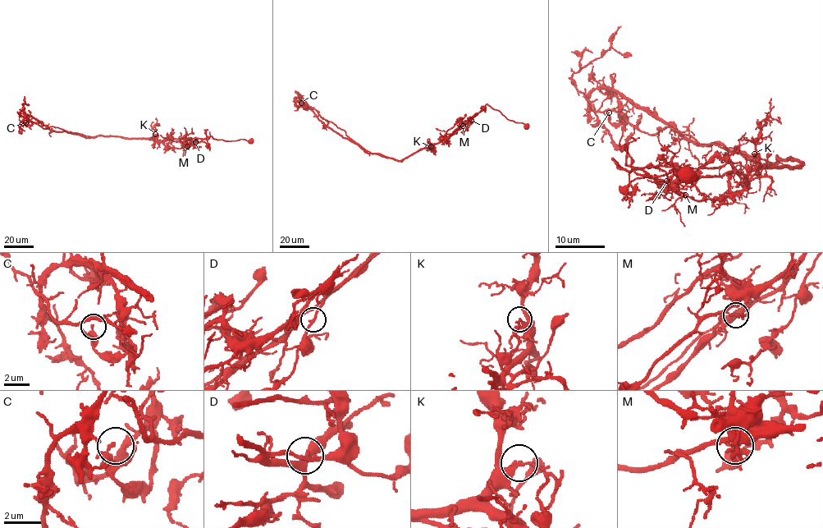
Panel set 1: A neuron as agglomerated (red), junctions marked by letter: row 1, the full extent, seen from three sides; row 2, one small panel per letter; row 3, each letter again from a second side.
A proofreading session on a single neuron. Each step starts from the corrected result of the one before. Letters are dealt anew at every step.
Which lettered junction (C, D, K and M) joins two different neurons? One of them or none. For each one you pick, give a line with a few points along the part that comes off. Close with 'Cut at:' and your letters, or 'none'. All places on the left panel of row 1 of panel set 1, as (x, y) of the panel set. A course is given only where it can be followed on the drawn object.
K: (155, 135), (148, 138), (102, 135), (84, 137), (51, 130), (27, 115), (20, 123), (21, 133), (18, 126)
Cut at: K

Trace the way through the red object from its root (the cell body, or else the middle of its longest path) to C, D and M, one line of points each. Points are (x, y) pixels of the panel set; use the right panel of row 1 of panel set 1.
C: (688, 178), (612, 158), (729, 161), (744, 177), (801, 164), (692, 142), (614, 92), (624, 120), (609, 112)
D: (688, 178), (674, 170), (642, 176), (619, 168), (612, 158), (627, 171), (642, 170), (666, 181)
M: (688, 178), (674, 170), (642, 176), (619, 168), (612, 158), (627, 171), (642, 170), (685, 195)

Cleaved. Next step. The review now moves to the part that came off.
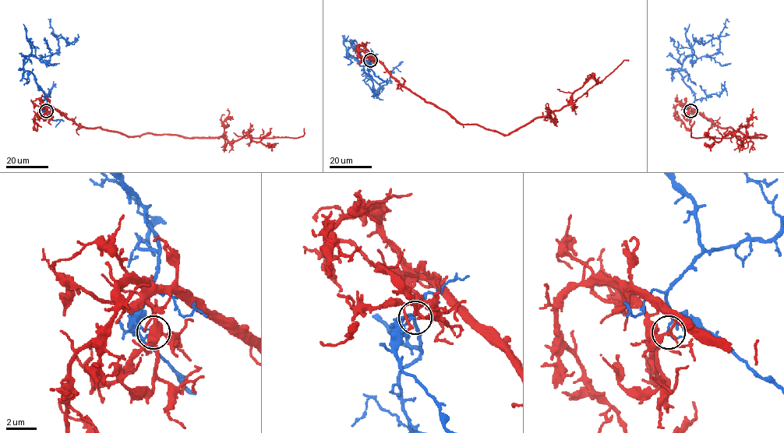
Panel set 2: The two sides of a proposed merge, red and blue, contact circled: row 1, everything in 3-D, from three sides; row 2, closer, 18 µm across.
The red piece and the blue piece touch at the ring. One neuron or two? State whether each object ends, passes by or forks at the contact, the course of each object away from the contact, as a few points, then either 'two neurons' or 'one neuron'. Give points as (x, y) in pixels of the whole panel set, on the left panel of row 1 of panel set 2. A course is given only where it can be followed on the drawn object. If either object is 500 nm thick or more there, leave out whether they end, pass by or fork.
red ends | blue passes by | red via (47, 110), (51, 106), (77, 124), (128, 136), (234, 142), (249, 135), (298, 138), (303, 128) | blue via (47, 110), (47, 97), (33, 75), (24, 69), (23, 59), (52, 55), (58, 39), (68, 44), (78, 33) | two neurons

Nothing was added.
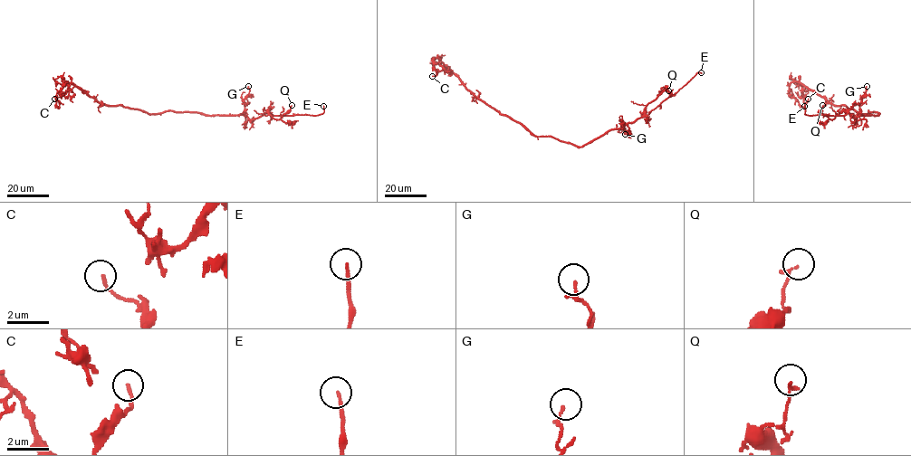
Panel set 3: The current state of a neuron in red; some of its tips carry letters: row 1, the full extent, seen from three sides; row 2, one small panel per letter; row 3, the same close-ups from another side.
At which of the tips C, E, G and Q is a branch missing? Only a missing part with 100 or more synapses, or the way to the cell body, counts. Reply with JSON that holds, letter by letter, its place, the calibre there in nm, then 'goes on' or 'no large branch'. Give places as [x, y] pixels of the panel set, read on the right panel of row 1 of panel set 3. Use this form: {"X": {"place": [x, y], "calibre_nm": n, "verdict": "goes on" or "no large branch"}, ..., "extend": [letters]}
{"C": {"place": [808, 99], "calibre_nm": 140, "verdict": "no large branch"}, "E": {"place": [804, 106], "calibre_nm": 150, "verdict": "goes on"}, "G": {"place": [867, 86], "calibre_nm": 120, "verdict": "no large branch"}, "Q": {"place": [822, 105], "calibre_nm": 120, "verdict": "no large branch"}, "extend": ["E"]}

